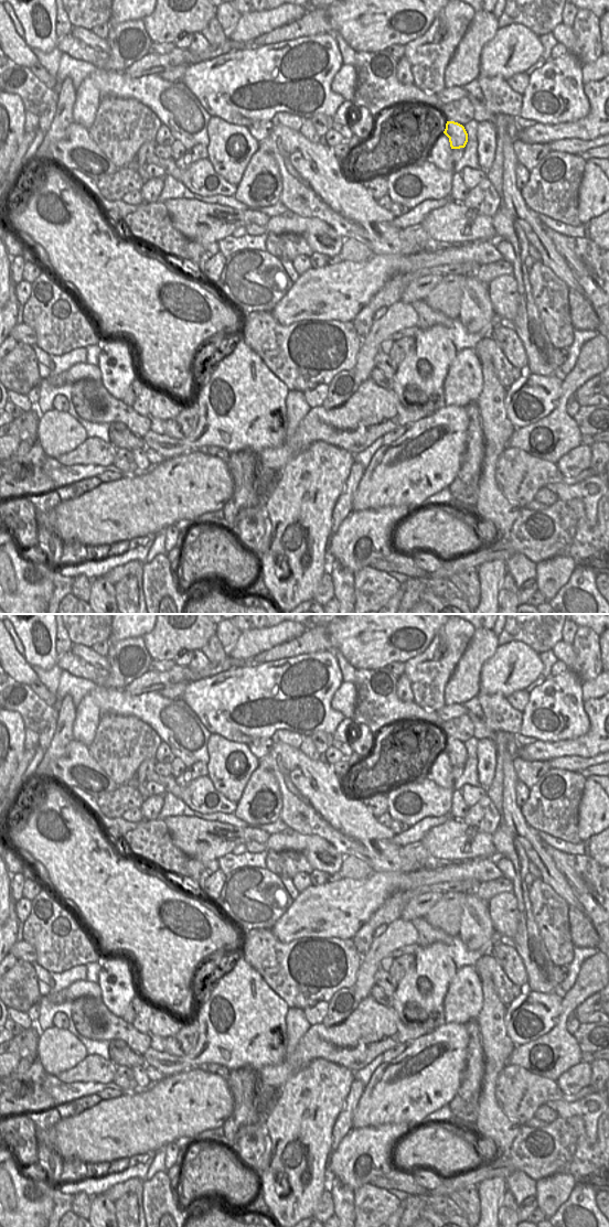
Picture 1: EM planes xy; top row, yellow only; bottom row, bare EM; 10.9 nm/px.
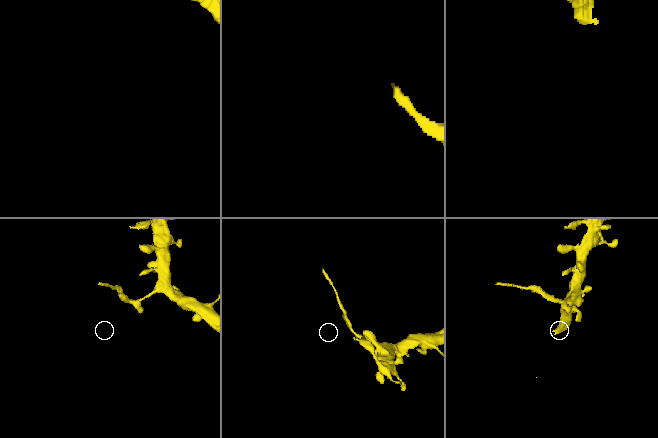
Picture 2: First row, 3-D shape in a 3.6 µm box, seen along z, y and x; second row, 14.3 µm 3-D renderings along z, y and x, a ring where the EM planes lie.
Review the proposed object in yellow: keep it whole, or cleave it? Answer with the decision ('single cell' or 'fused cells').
fused cells

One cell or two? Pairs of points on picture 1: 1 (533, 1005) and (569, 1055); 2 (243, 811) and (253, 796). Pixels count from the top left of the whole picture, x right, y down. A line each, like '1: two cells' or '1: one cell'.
1: two cells
2: one cell

